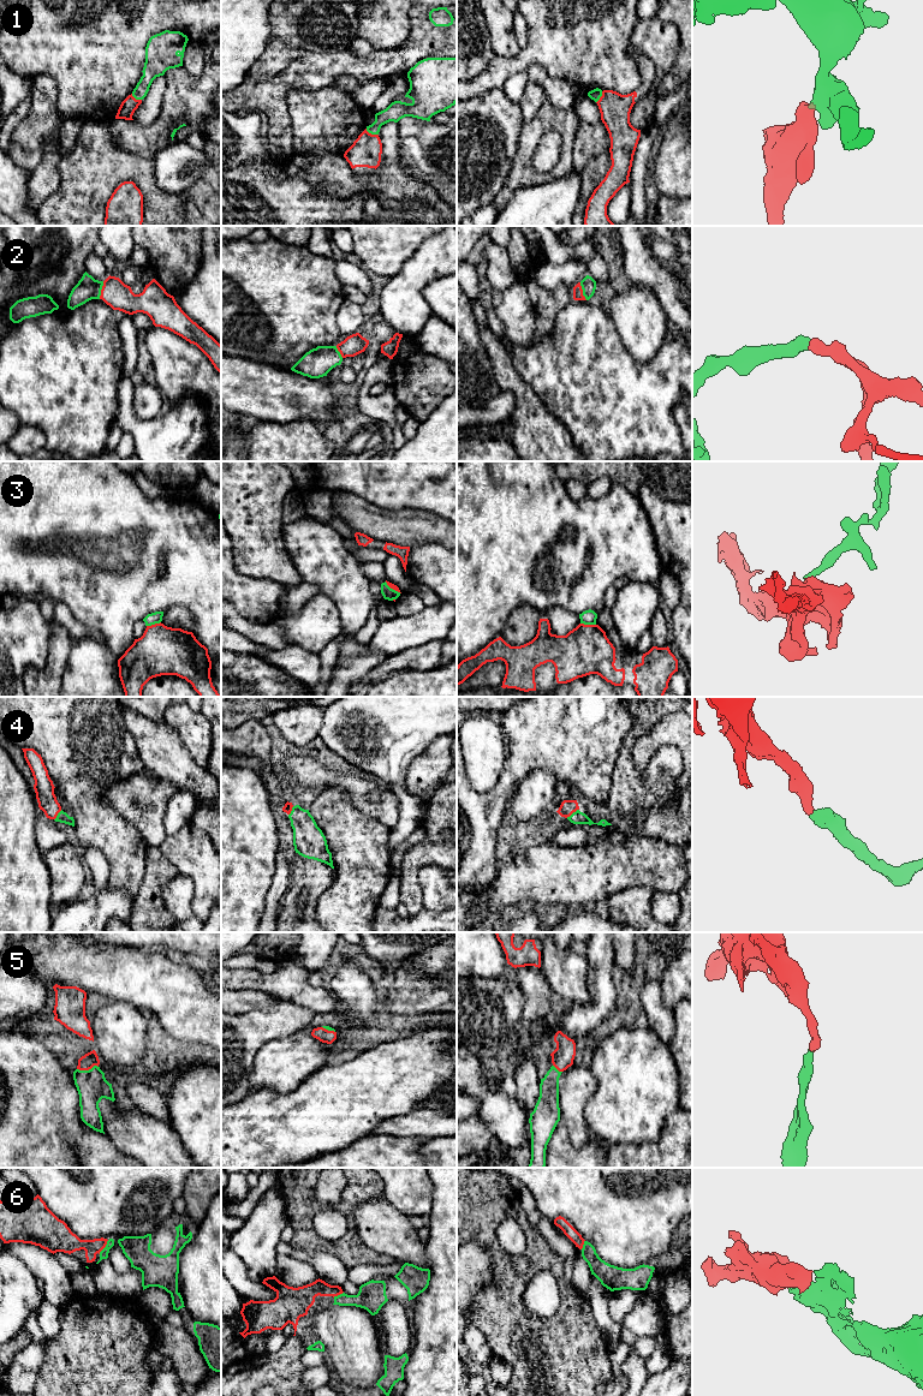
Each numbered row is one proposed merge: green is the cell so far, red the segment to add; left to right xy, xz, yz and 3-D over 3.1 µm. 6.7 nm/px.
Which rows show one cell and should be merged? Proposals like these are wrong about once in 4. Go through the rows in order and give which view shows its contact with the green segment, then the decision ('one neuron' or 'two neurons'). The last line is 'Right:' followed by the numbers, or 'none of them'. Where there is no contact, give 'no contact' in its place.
1: xz | one neuron
2: xy | one neuron
3: yz | two neurons
4: yz | one neuron
5: xy | one neuron
6: xy | one neuron
Right: 1, 2, 4, 5, 6

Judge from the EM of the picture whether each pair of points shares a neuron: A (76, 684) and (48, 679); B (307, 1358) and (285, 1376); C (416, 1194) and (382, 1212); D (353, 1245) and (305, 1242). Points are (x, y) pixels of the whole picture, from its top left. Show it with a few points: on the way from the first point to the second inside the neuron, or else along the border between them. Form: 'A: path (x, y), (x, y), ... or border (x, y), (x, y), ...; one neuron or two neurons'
A: border (70, 654), (61, 684); two neurons
B: border (307, 1349), (302, 1355), (302, 1362), (305, 1366); two neurons
C: border (382, 1197), (409, 1217); two neurons
D: path (341, 1246), (317, 1245); one neuron

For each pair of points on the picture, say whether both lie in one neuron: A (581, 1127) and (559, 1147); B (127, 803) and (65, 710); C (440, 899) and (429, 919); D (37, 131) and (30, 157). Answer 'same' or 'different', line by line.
A: different
B: different
C: different
D: same

